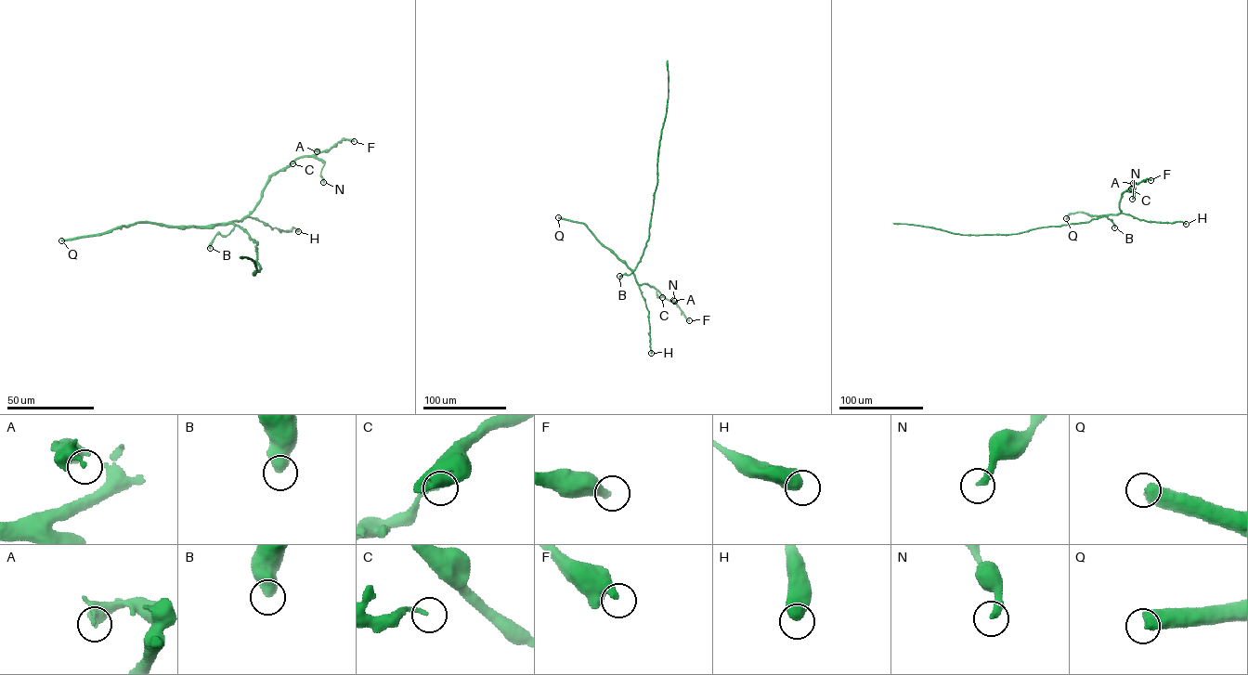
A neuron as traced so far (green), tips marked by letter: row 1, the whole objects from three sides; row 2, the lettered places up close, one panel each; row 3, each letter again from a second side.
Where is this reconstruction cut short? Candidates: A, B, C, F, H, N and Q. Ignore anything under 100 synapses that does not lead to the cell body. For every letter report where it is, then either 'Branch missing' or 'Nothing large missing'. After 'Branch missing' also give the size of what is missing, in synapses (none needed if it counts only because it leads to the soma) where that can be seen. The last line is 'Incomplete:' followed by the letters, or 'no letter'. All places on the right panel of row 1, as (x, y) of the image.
A: Place: (1133, 183). Nothing large missing
B: Place: (1114, 227). Nothing large missing
C: Place: (1131, 188). Nothing large missing
F: Place: (1150, 180). Nothing large missing
H: Place: (1186, 224). Nothing large missing
N: Place: (1132, 199). Nothing large missing
Q: Place: (1066, 218). Nothing large missing
Incomplete: no letter

